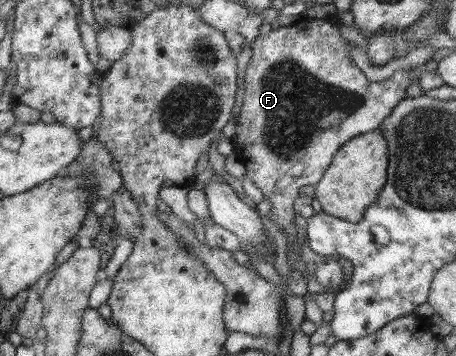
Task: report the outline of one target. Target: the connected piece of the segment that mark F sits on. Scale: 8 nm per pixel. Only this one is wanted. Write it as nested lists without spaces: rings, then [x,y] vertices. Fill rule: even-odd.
[[[332,18],[310,19],[299,26],[291,21],[276,30],[267,29],[266,34],[261,34],[250,44],[252,57],[243,78],[245,97],[239,115],[235,116],[234,153],[240,157],[253,184],[261,189],[270,203],[267,217],[284,232],[287,244],[298,244],[295,225],[301,220],[294,212],[294,203],[300,195],[299,189],[317,185],[329,169],[332,158],[349,140],[377,130],[393,108],[408,97],[411,74],[419,77],[420,72],[425,71],[424,67],[411,67],[395,71],[381,82],[369,80],[349,58],[350,44],[342,37],[339,27],[340,24]]]

